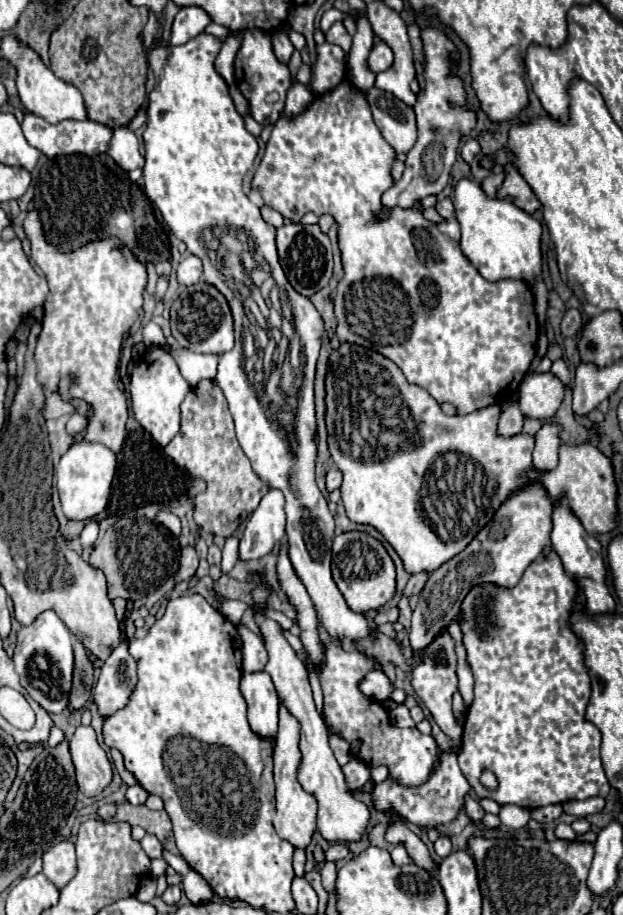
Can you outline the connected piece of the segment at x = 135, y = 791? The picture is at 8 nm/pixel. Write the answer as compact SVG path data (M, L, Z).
M138 783L132 785L132 787L128 787L128 791L126 791L126 799L128 799L132 805L140 805L140 803L144 803L146 797L148 797L148 793L146 793L144 787L140 787Z

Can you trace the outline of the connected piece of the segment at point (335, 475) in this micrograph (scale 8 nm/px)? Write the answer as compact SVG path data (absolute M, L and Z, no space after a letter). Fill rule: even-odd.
M332 467L328 473L326 473L326 489L328 491L334 491L338 489L342 483L342 475L340 475L340 469L338 467Z

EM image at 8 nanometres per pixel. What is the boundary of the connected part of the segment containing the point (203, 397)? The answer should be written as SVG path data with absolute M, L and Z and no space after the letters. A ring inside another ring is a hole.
M204 379L192 387L180 409L182 427L164 447L164 453L194 477L202 477L208 485L206 491L196 497L194 507L194 521L200 529L212 535L230 537L258 507L260 499L268 493L268 485L254 473L250 459L238 445L228 403L214 379Z

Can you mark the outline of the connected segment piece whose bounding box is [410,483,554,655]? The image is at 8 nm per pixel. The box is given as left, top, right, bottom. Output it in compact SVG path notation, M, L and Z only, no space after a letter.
M528 483L528 487L520 487L520 491L514 491L500 505L500 509L492 517L492 523L488 523L488 527L482 527L460 555L454 555L450 561L432 571L412 615L410 645L414 649L414 655L420 655L420 651L442 629L448 627L448 621L452 617L460 621L460 603L474 583L492 581L502 587L514 587L520 581L526 567L550 549L552 509L552 499L544 495L544 487L540 487L540 483Z

